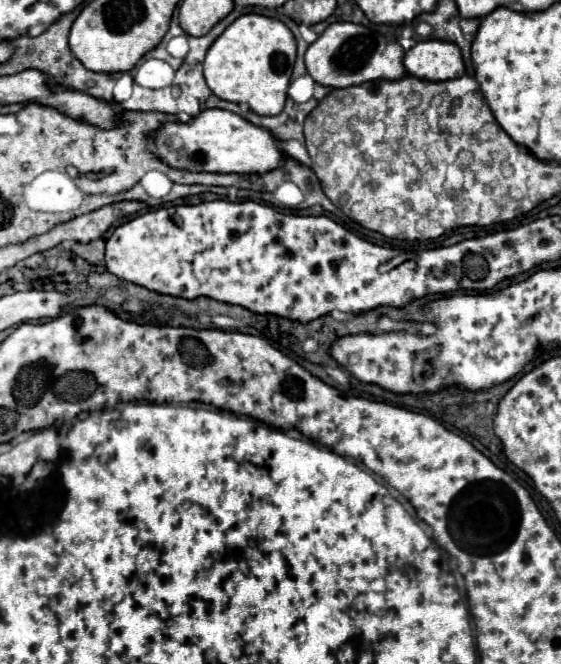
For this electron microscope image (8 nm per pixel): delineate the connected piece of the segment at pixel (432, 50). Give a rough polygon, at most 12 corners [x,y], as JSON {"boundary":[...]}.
{"boundary":[[420,41],[406,51],[412,77],[448,81],[464,75],[458,45]]}

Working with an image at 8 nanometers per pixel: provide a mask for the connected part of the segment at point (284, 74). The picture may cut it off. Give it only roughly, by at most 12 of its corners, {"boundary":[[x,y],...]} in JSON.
{"boundary":[[264,15],[238,17],[210,47],[210,91],[280,115],[296,41]]}

